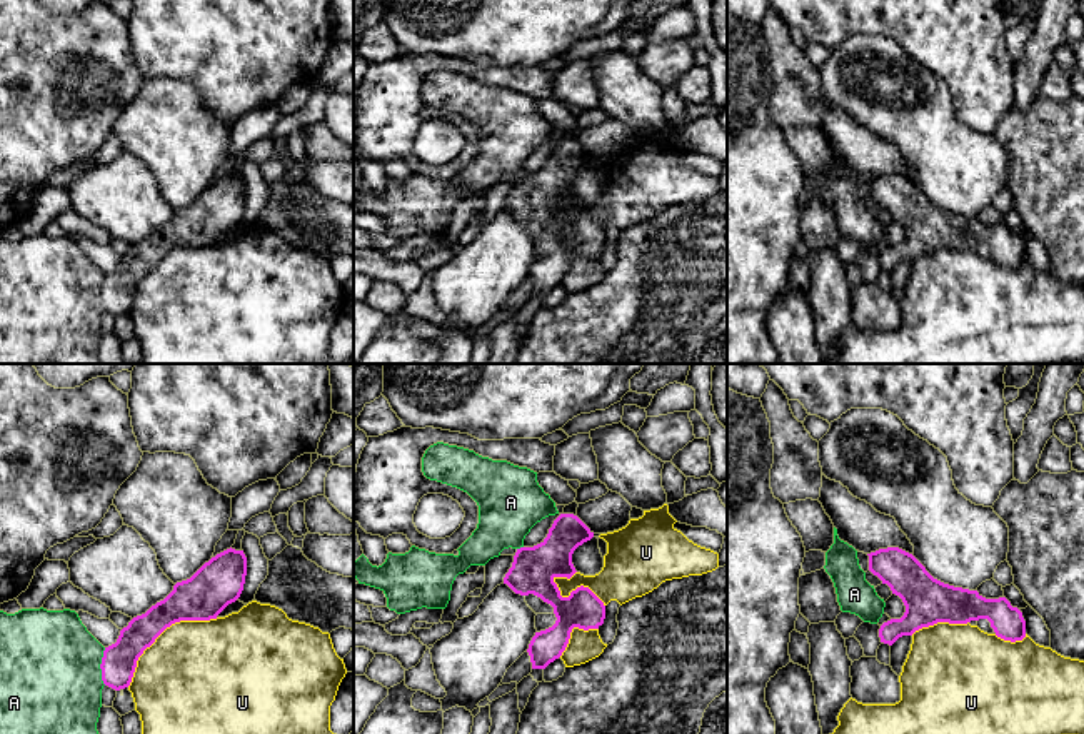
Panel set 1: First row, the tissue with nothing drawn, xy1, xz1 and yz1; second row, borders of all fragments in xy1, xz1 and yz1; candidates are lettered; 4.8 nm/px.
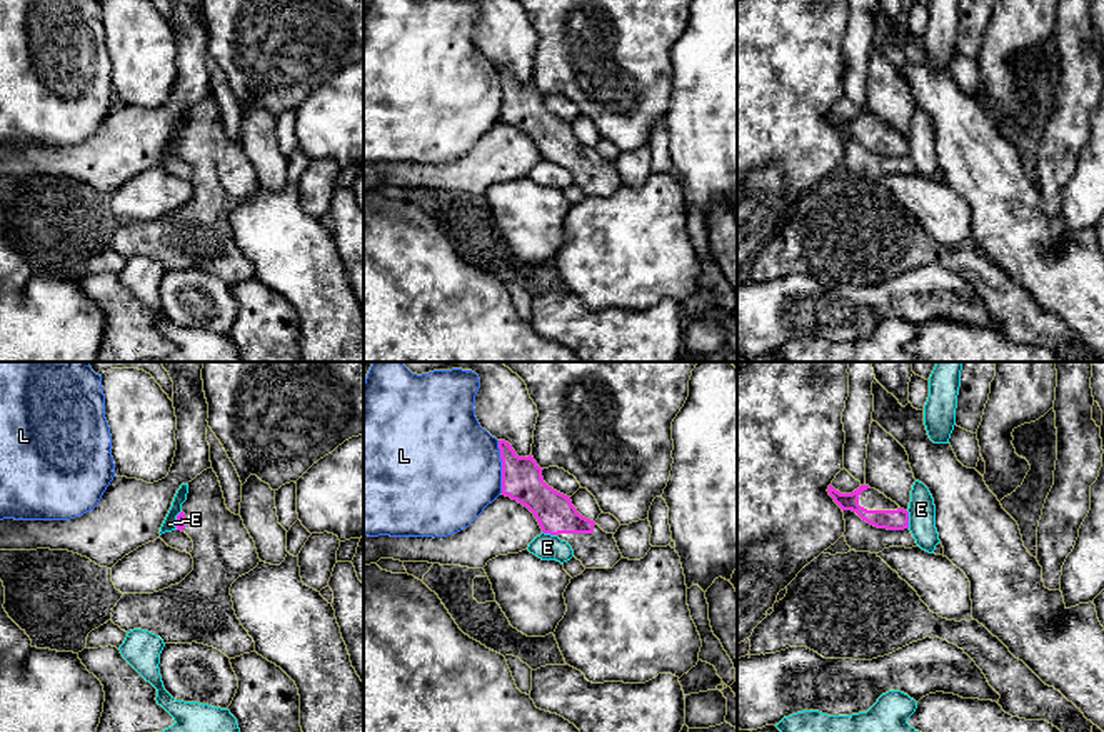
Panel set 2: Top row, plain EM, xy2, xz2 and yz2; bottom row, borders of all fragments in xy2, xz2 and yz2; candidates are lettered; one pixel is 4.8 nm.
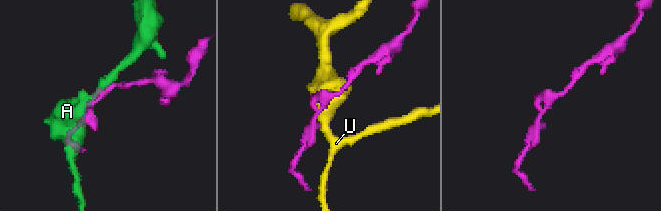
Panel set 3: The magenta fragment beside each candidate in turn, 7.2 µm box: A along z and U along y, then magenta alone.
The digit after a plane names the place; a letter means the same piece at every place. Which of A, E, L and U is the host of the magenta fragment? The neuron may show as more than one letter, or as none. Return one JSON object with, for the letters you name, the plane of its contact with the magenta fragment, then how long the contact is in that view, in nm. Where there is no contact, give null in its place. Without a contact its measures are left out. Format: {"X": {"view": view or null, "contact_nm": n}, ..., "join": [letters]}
{"join": []}

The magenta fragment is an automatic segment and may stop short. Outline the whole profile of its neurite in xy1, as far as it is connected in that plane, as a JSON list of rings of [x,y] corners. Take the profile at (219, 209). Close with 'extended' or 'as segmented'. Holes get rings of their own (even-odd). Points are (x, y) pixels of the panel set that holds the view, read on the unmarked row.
[[[230,173],[205,189],[190,205],[177,209],[163,227],[133,244],[117,269],[105,274],[100,290],[103,310],[115,317],[128,314],[138,284],[167,254],[180,247],[217,245],[240,224],[245,202],[243,177]]] | as segmented

